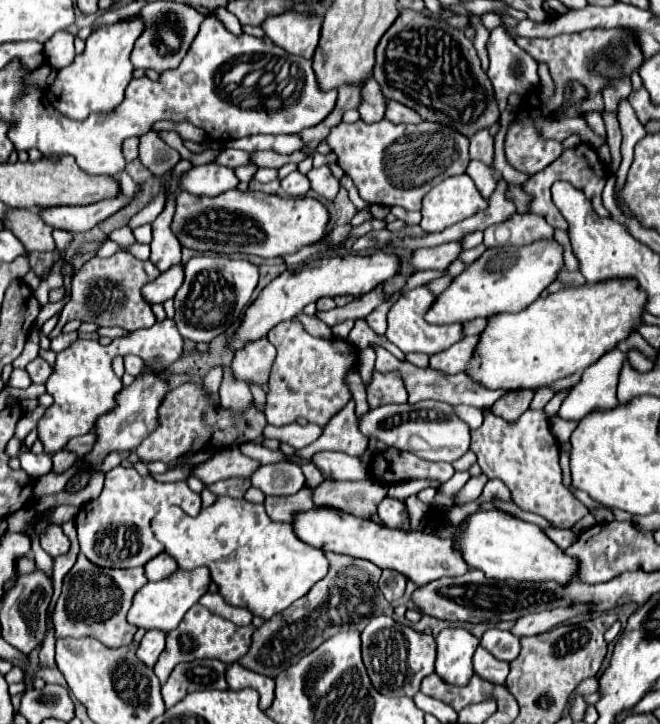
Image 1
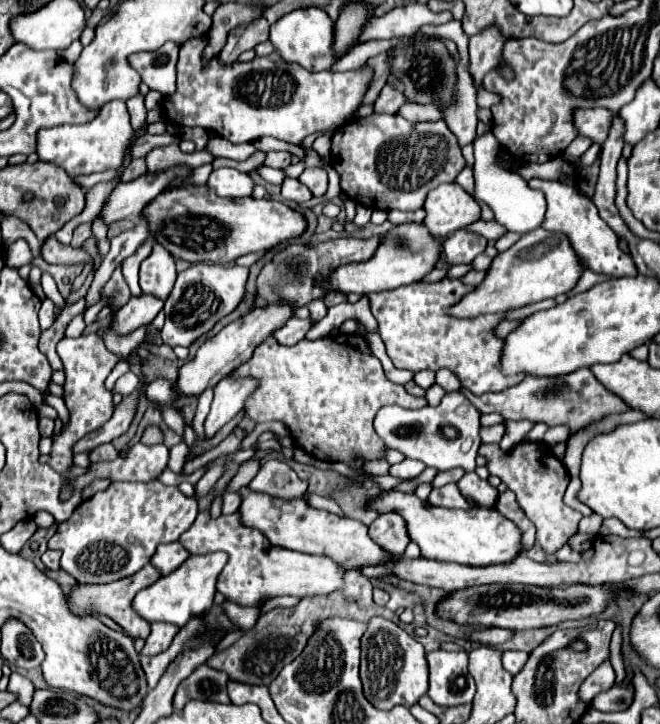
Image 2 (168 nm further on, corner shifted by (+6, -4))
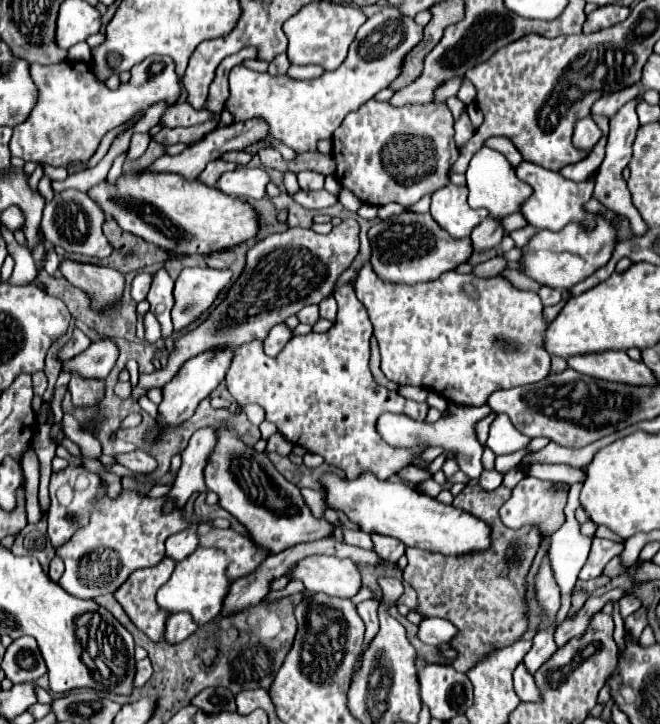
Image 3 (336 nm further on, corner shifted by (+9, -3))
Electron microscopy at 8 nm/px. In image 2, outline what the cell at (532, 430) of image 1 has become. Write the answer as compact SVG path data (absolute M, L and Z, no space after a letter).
M519 443L509 453L503 453L499 445L481 445L479 451L483 457L487 457L487 469L491 475L499 475L501 481L517 495L517 503L527 519L537 527L537 543L541 549L549 555L559 551L565 541L577 531L577 525L581 521L581 513L567 507L563 503L565 489L569 485L569 473L565 465L555 459L551 451L545 451L543 443Z

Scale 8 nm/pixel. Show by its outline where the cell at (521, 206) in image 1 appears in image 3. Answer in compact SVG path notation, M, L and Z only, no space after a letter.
M486 146L472 156L468 170L466 170L466 186L470 190L470 194L468 194L470 208L486 208L490 212L490 216L494 216L494 218L504 218L504 216L520 212L520 206L532 194L532 186L528 186L526 182L522 182L516 176L510 162L500 152L490 150Z

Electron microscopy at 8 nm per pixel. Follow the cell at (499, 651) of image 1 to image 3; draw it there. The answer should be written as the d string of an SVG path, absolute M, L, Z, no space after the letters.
M520 662L520 666L516 666L514 670L514 690L522 702L534 702L536 698L540 698L534 678L532 674L528 674L528 668L524 666L524 662Z

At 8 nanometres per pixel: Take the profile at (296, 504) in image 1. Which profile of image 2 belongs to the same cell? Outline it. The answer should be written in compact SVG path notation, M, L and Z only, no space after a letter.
M307 493L305 495L307 503L311 503L311 507L317 507L317 509L327 509L329 513L335 513L335 515L341 515L345 517L345 513L339 509L339 505L333 501L333 499L327 499L327 497L321 497L317 493Z

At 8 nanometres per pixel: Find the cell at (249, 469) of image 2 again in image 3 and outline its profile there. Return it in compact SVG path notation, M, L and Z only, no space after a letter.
M277 432L268 439L265 452L268 454L278 451L278 454L288 456L292 448L293 444L291 442L288 442L288 440L286 440L284 436L282 436L282 434Z

